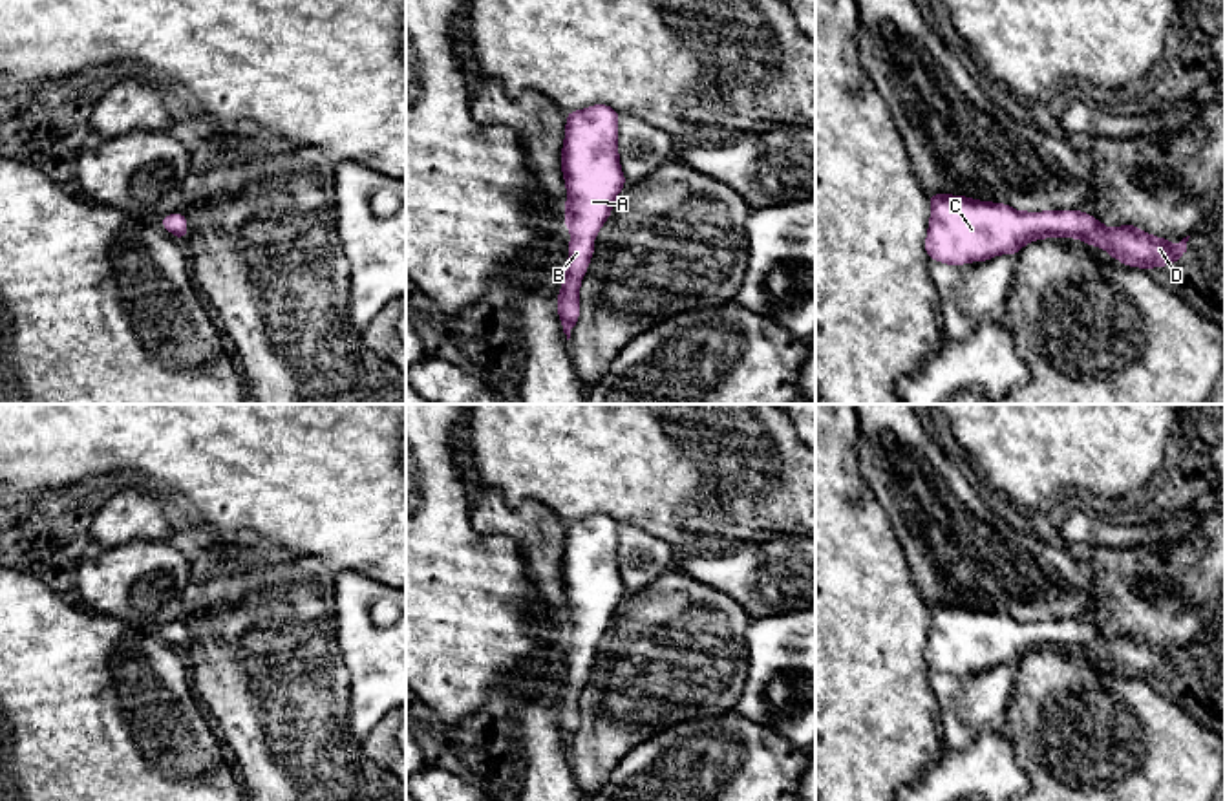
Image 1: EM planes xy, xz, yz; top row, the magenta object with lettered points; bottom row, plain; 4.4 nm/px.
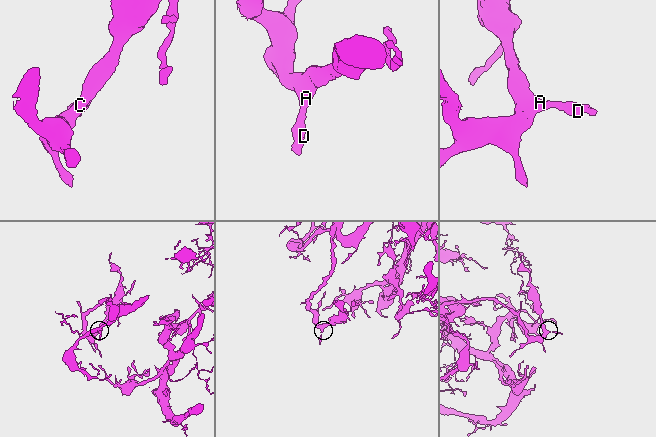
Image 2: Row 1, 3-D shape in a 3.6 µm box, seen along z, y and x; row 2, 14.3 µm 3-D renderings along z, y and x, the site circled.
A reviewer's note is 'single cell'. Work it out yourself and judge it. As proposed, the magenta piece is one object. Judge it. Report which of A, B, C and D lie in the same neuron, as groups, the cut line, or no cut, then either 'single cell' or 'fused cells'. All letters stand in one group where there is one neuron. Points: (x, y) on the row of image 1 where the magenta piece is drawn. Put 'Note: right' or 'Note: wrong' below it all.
groups A B C D; cut none; single cell
Note: right

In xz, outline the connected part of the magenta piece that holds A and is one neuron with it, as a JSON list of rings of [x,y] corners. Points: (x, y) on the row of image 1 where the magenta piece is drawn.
[[[594,104],[567,112],[561,172],[567,185],[565,227],[572,232],[558,315],[567,340],[580,318],[580,283],[594,252],[594,236],[609,219],[625,177],[618,157],[618,112]]]

